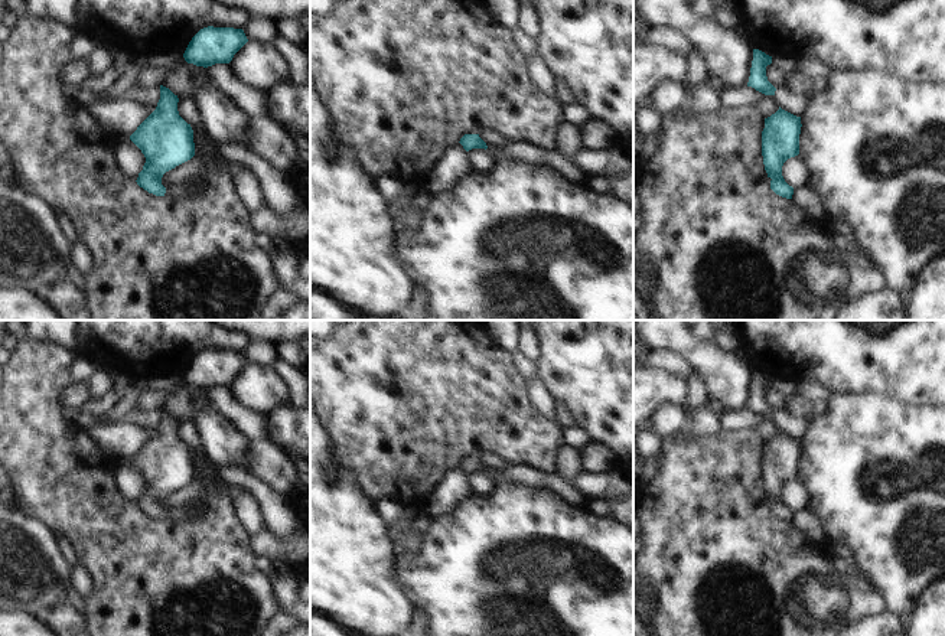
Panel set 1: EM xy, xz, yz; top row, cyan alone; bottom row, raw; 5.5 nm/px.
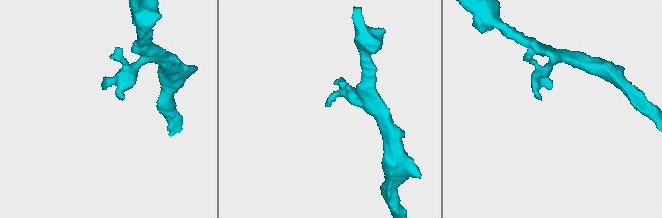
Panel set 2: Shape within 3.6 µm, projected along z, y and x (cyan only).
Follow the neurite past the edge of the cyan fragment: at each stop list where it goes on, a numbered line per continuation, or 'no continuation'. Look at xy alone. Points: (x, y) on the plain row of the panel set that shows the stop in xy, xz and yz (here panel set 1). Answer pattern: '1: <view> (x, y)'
1: xy (181, 514)

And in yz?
no continuation

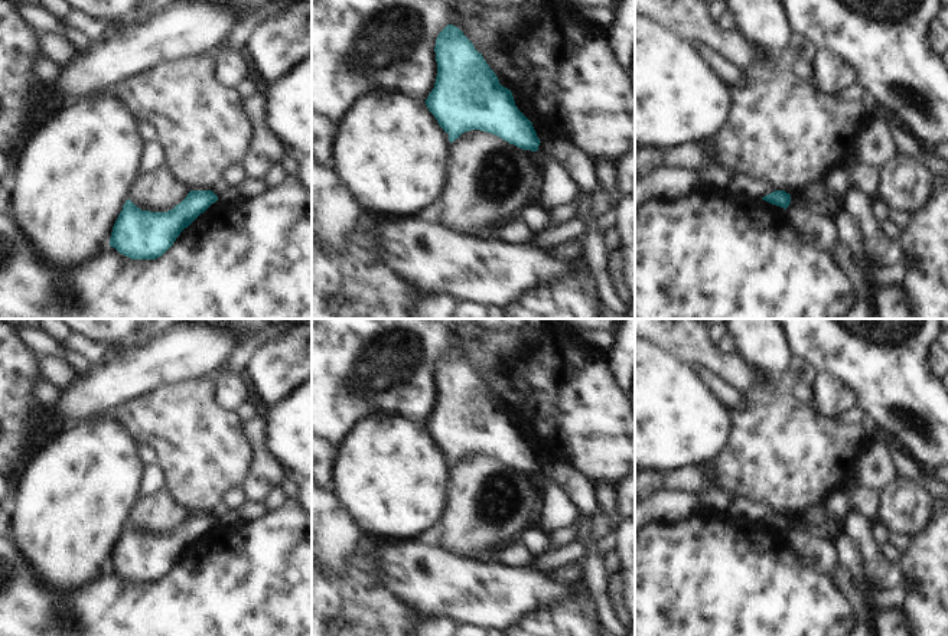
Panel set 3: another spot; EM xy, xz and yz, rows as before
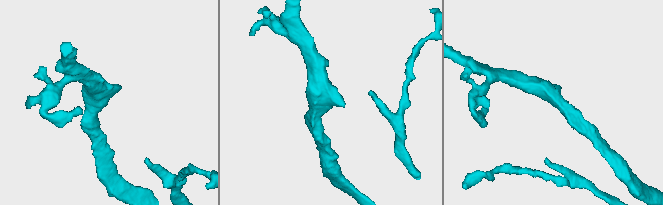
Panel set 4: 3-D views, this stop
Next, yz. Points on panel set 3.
no continuation

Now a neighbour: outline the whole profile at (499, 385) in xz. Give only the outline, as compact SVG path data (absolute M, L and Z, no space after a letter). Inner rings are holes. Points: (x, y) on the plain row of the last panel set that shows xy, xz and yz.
M468 339L468 350L468 362L479 368L483 382L498 399L499 407L509 412L517 404L517 392L511 381L486 362L485 350L480 348L478 339Z

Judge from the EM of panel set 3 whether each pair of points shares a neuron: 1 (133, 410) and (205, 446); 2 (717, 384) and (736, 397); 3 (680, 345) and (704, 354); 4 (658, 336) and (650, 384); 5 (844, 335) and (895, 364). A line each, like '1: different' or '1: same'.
1: same
2: same
3: same
4: different
5: same

